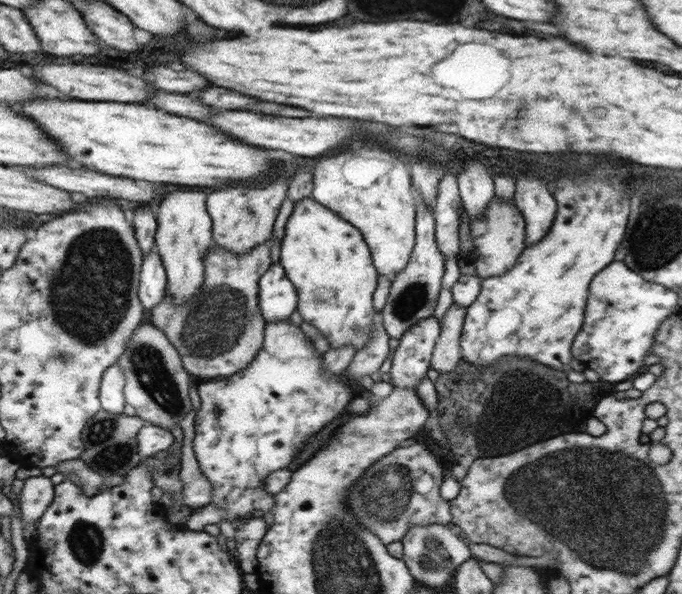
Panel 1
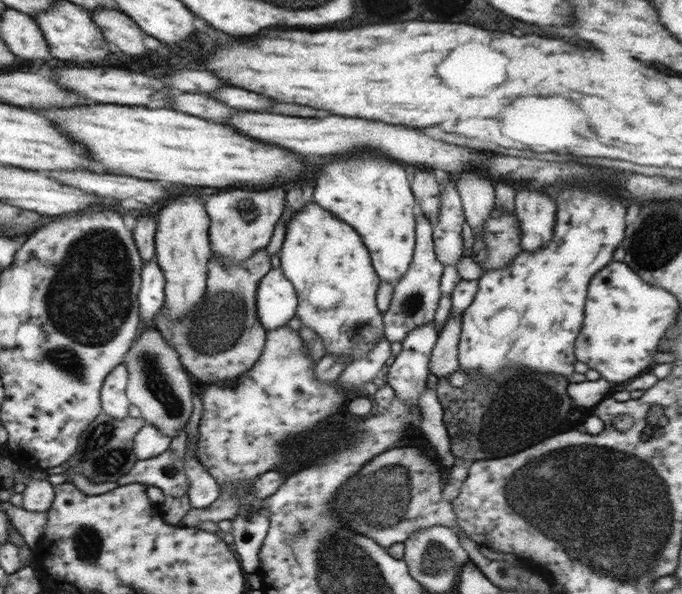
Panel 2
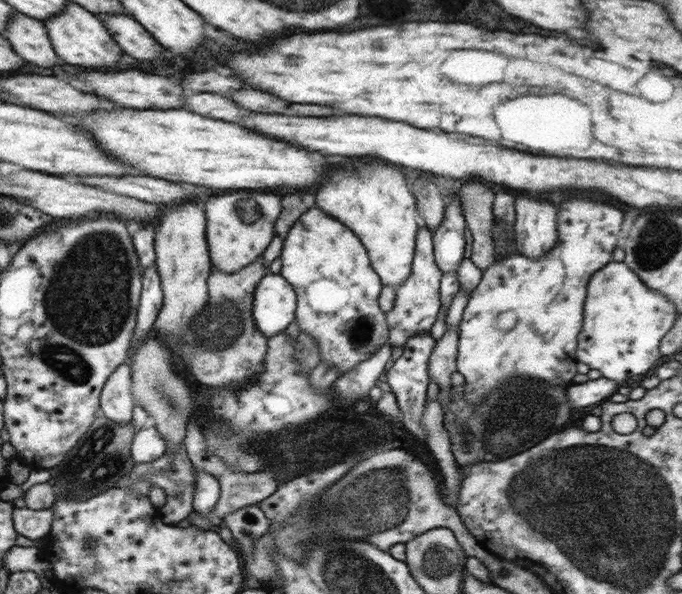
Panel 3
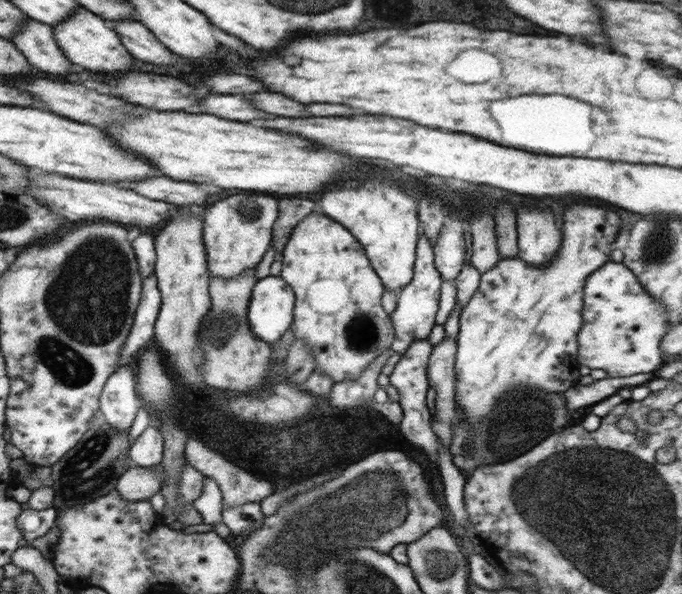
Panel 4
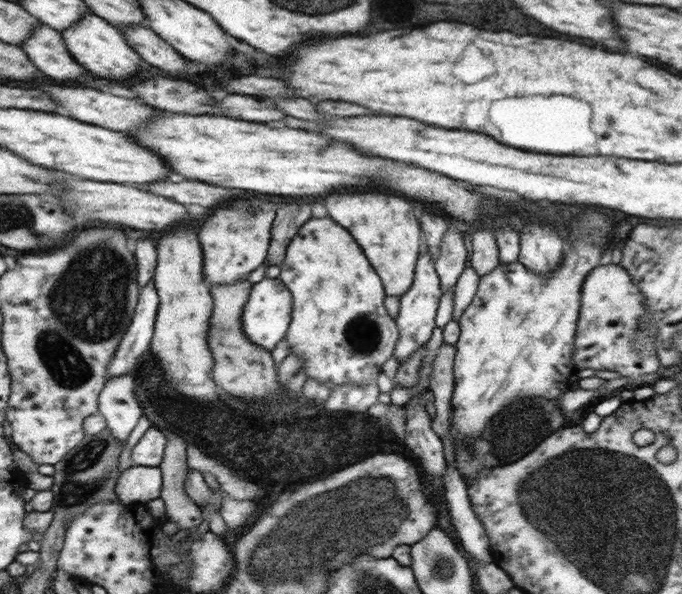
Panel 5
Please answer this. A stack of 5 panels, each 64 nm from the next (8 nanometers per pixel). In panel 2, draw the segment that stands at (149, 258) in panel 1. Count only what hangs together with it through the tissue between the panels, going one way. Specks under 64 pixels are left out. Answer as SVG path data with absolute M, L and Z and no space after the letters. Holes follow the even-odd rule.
M156 258L143 263L139 307L141 329L153 326L155 316L165 304L165 276Z

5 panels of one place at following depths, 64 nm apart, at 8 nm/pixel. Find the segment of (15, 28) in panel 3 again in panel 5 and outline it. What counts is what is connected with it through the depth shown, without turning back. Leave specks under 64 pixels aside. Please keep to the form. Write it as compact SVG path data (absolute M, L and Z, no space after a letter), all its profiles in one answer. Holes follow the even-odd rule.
M38 25L38 30L34 30L34 34L24 40L22 50L34 66L50 78L76 80L86 74L86 68L82 68L80 63L68 54L62 36L50 26Z

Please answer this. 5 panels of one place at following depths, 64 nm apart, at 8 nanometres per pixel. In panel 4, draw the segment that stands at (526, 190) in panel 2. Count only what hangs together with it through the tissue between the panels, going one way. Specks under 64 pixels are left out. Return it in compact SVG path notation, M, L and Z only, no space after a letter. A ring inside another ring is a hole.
M520 206L518 208L518 258L532 266L544 266L554 258L562 242L550 210Z

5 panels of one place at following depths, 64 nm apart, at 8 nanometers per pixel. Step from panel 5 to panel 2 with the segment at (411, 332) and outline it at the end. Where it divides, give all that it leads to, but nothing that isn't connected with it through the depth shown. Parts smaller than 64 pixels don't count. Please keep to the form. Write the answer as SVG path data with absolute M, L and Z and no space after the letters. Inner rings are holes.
M417 210L415 249L408 270L393 285L393 295L388 310L382 312L385 337L392 342L402 342L404 337L419 326L432 323L441 297L443 264L438 260L433 241L433 227L428 218Z

